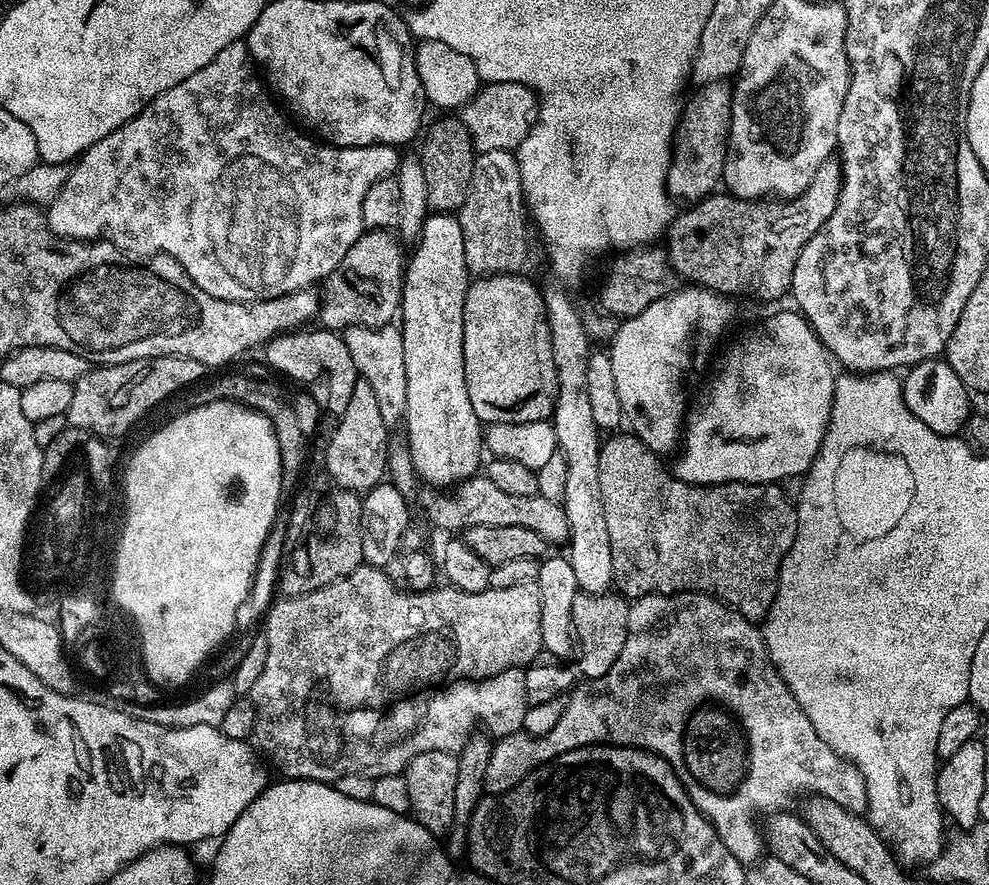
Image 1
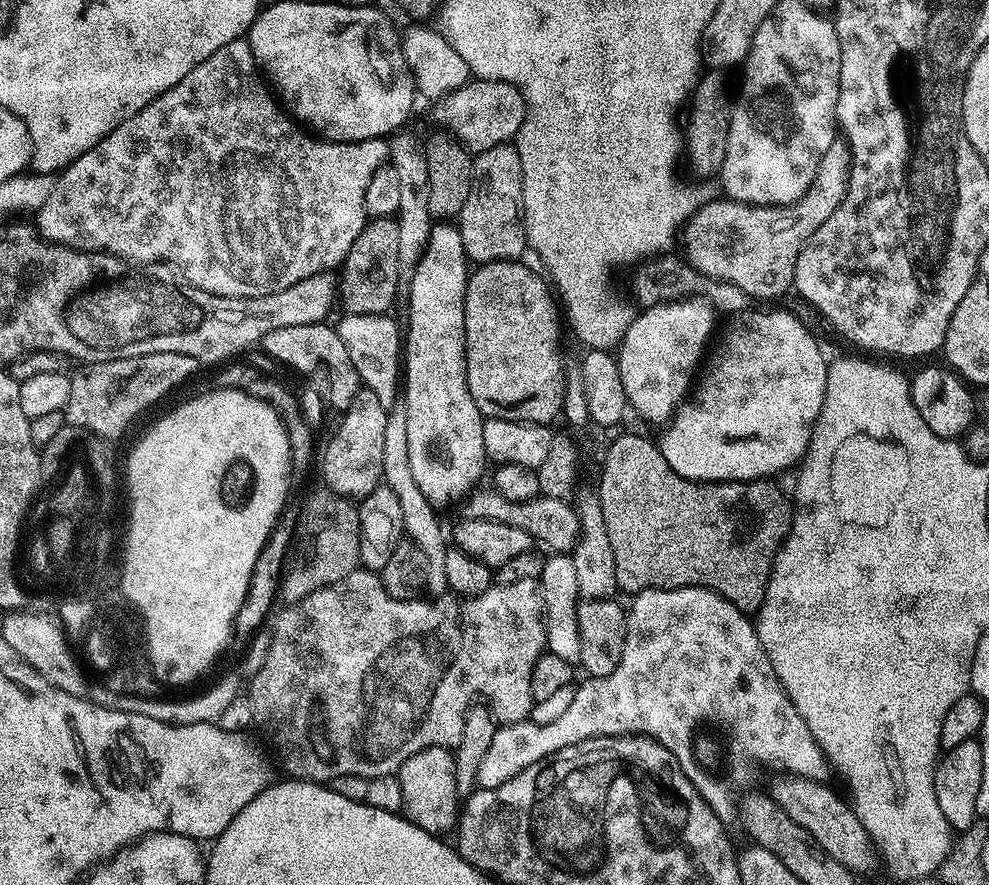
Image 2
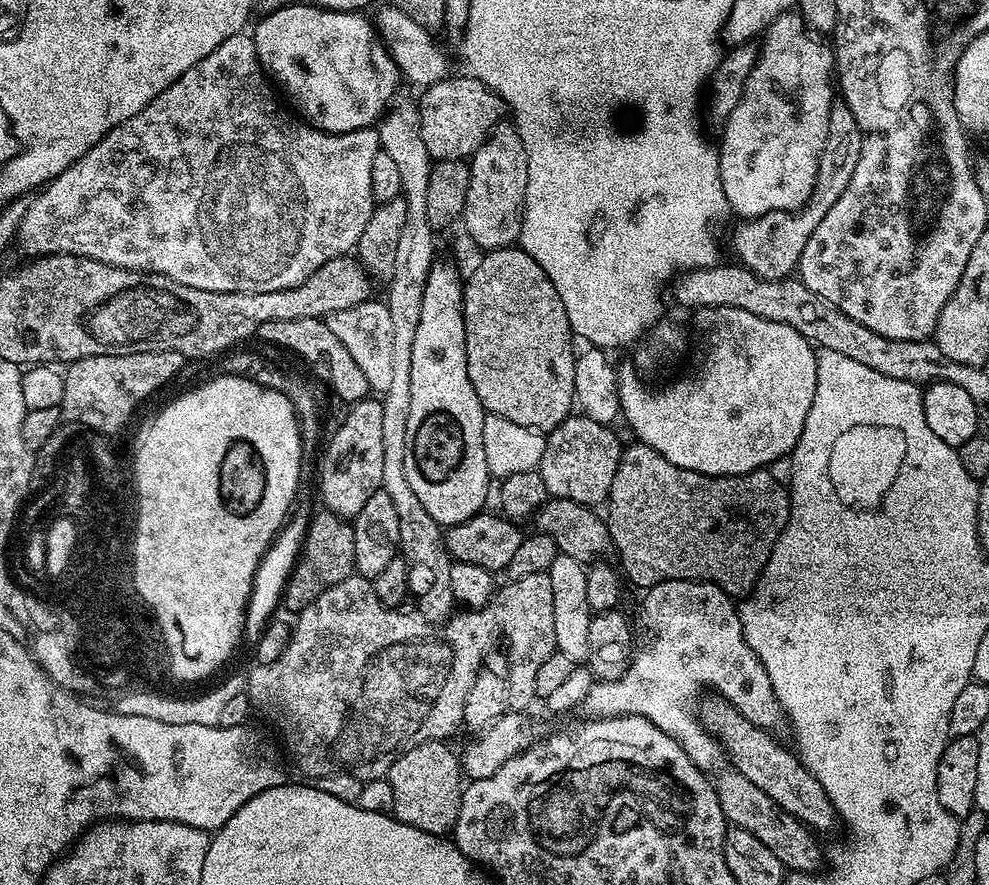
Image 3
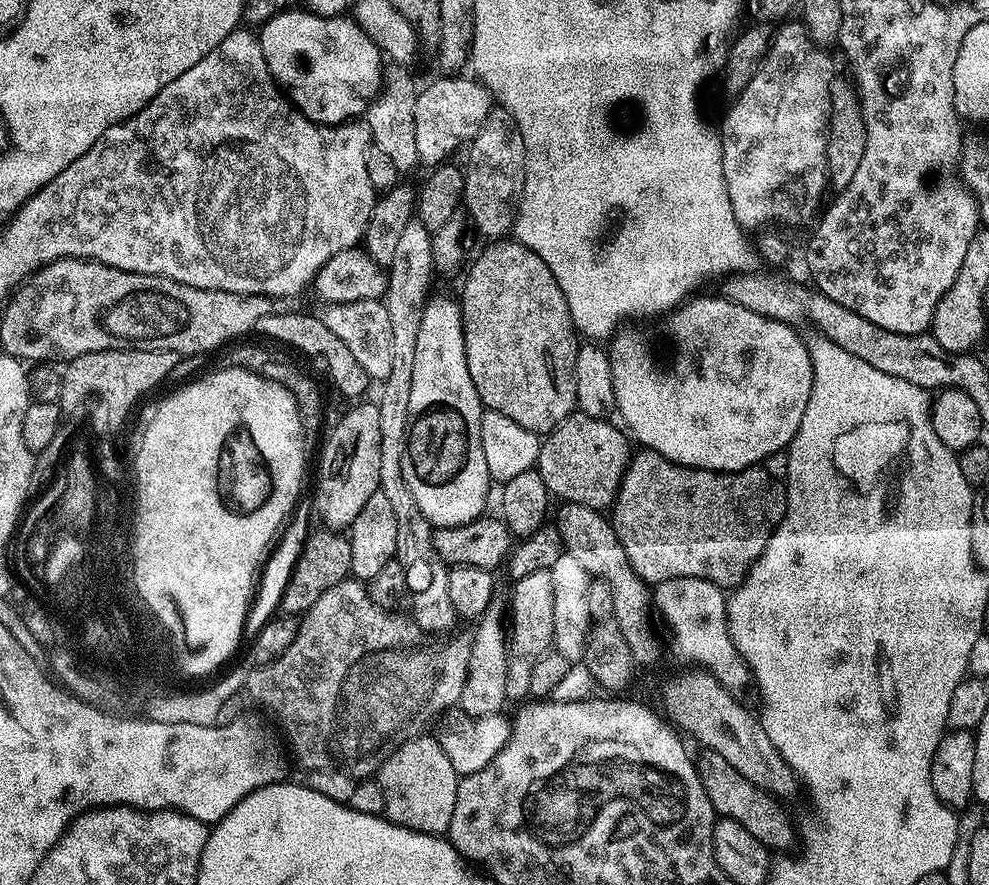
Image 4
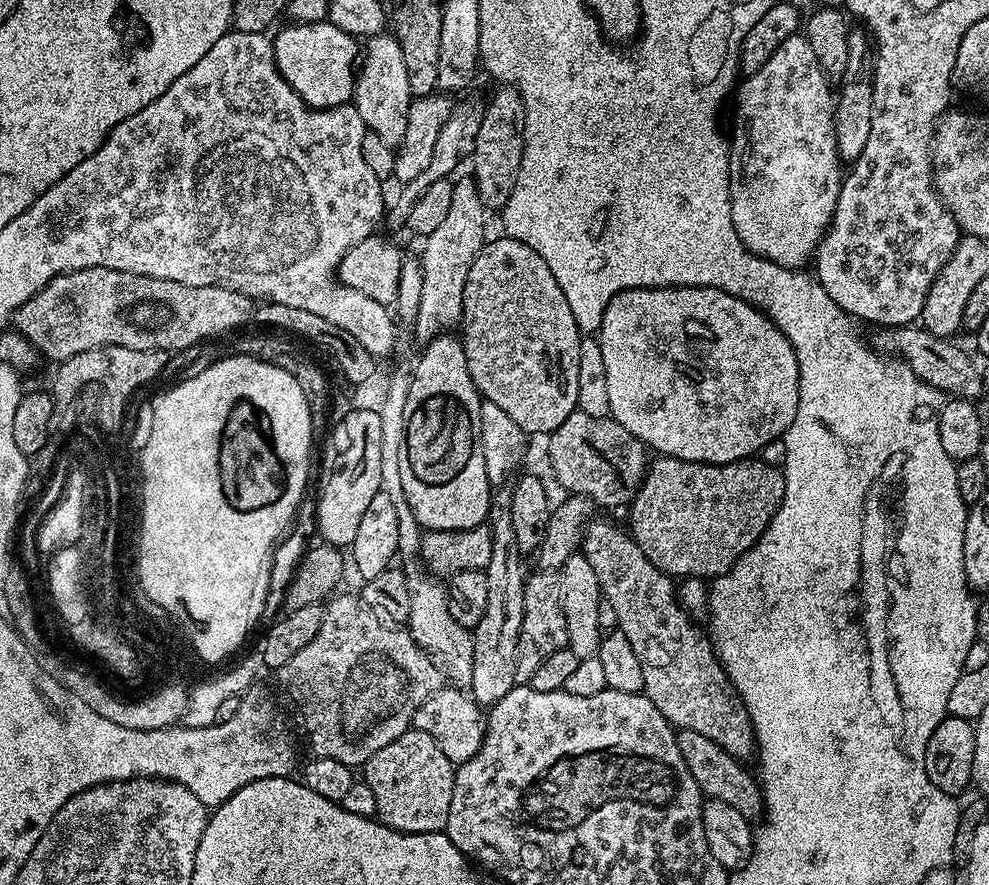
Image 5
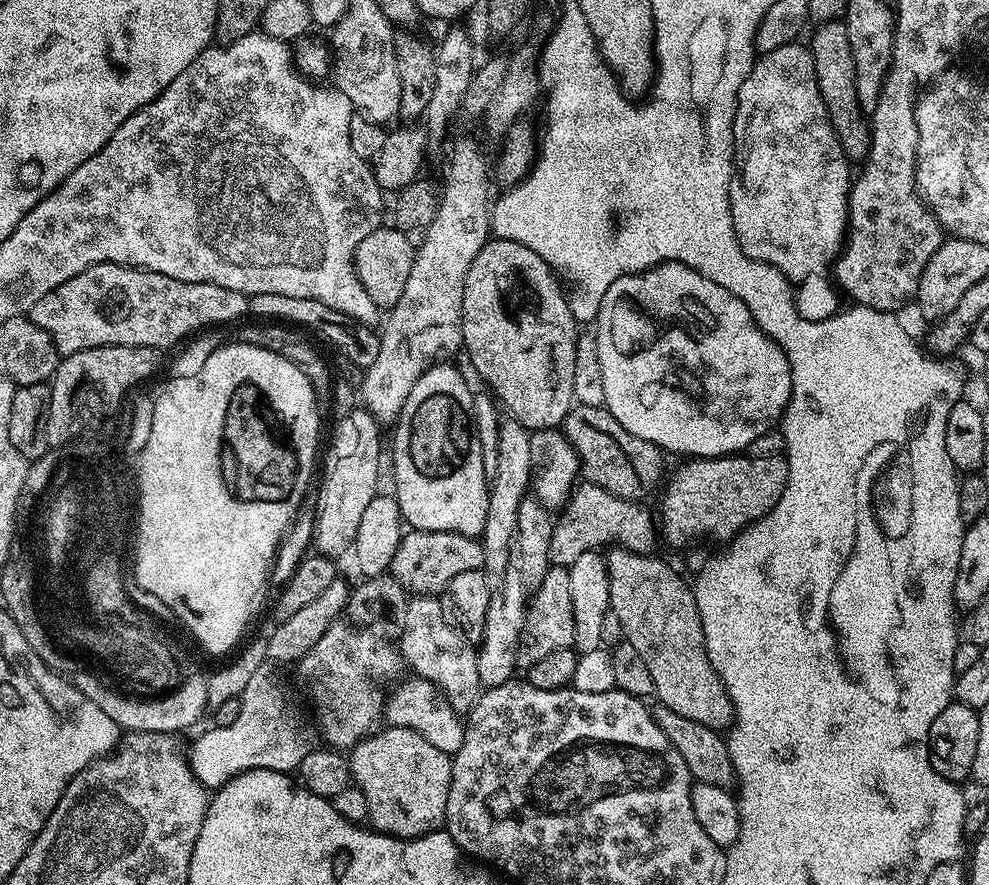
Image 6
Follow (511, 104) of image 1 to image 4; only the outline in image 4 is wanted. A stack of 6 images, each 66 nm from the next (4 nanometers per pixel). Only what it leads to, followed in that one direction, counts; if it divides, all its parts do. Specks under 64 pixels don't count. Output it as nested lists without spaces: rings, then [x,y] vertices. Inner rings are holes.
[[[444,74],[433,84],[428,84],[419,89],[416,94],[416,105],[414,106],[414,143],[418,146],[417,161],[421,165],[439,166],[445,163],[446,156],[450,155],[460,143],[471,141],[476,132],[480,129],[480,124],[488,117],[489,112],[494,107],[494,97],[479,80],[465,77],[460,74]]]

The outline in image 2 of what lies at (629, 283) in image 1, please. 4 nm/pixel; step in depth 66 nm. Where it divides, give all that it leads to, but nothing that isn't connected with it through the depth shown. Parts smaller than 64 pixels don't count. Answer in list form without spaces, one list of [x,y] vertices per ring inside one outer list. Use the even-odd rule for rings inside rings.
[[[664,254],[659,258],[653,258],[643,263],[636,271],[636,278],[632,284],[636,290],[635,303],[644,308],[652,308],[655,304],[670,304],[674,300],[690,300],[699,298],[712,305],[717,313],[728,312],[735,314],[743,312],[749,307],[750,297],[746,295],[738,286],[730,282],[715,280],[688,263],[687,259],[676,254]]]

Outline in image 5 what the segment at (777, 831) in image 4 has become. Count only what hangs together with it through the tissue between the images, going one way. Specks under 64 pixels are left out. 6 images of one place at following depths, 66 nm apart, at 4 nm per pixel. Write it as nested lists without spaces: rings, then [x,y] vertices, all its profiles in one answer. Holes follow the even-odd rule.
[[[679,729],[676,732],[678,750],[686,762],[686,770],[694,774],[701,793],[707,799],[721,800],[726,806],[734,806],[738,814],[742,814],[752,822],[763,813],[764,796],[760,793],[760,786],[755,775],[752,776],[743,768],[745,766],[739,759],[727,753],[718,743],[706,738],[703,734],[694,734],[694,730]]]

